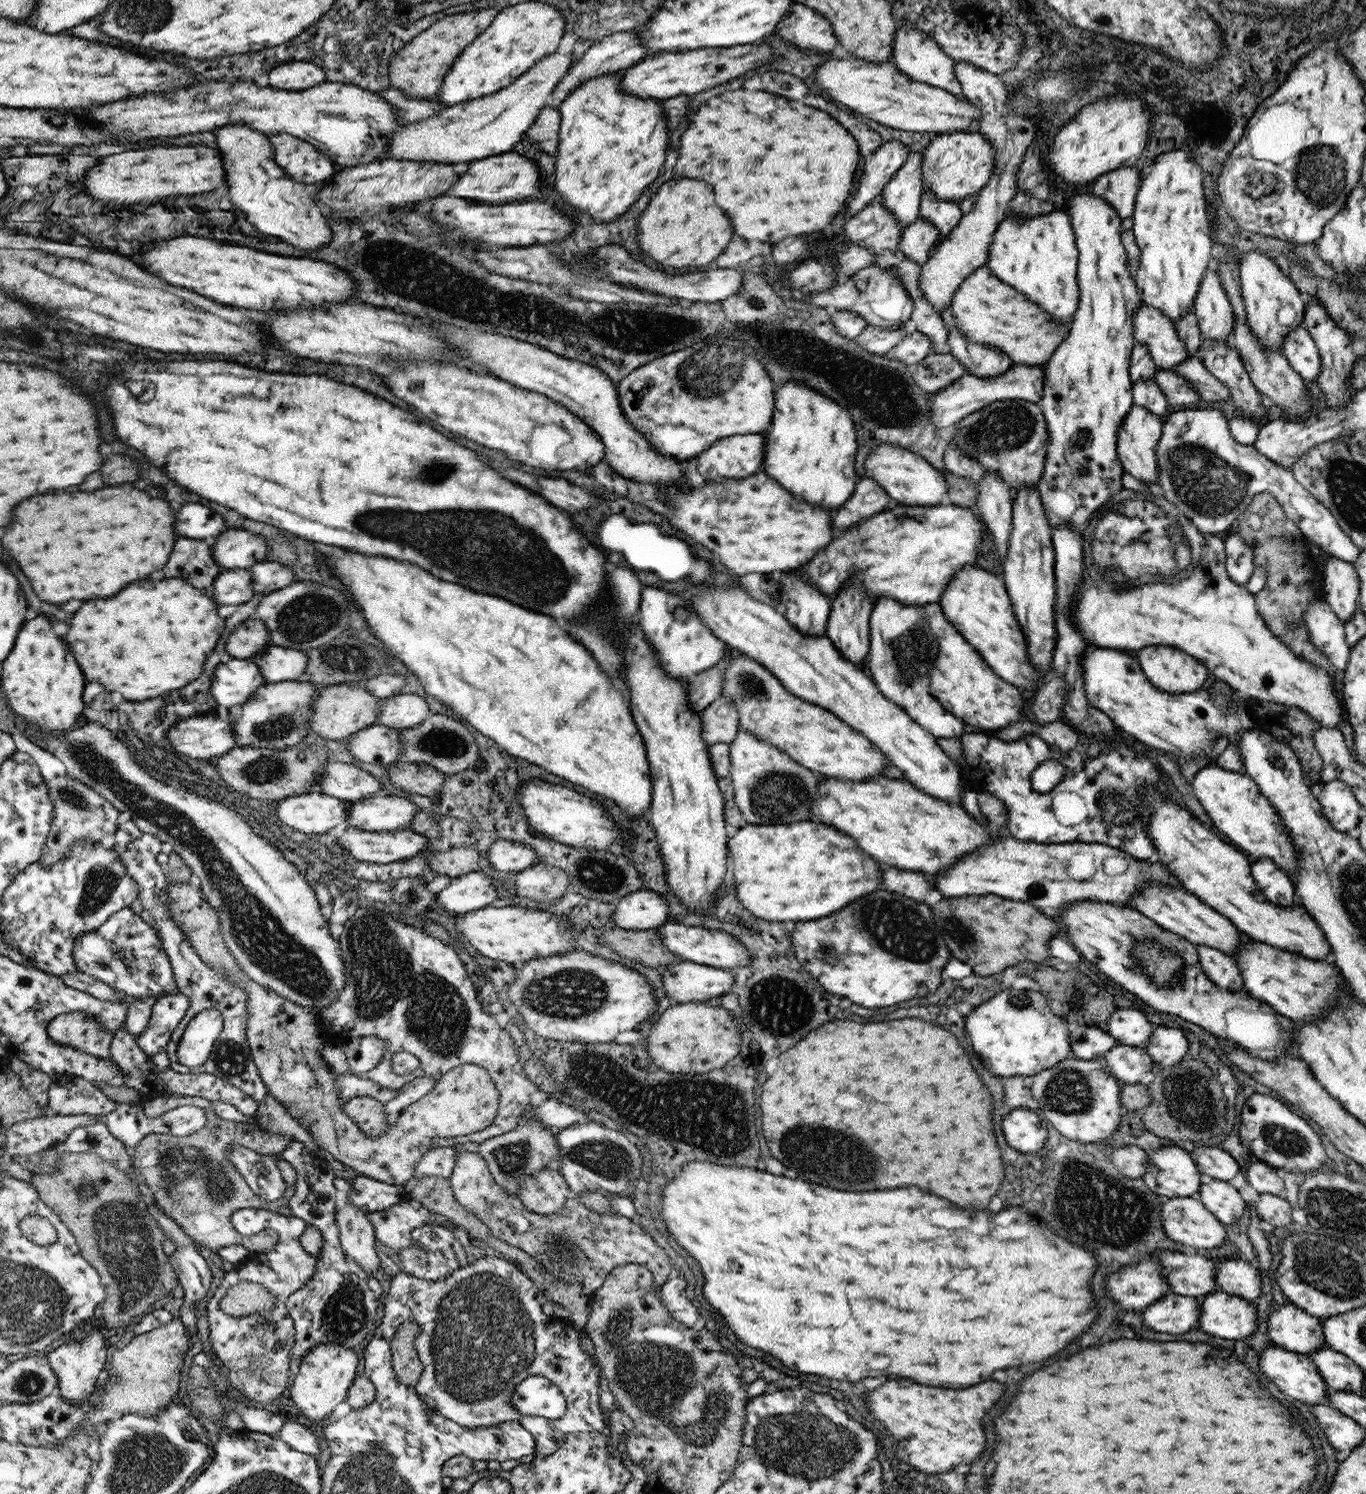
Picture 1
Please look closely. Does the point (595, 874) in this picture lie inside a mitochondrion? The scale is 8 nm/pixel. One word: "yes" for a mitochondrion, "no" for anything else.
yes

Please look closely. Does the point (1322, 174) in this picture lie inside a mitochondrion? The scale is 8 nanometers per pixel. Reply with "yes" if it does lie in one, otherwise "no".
yes

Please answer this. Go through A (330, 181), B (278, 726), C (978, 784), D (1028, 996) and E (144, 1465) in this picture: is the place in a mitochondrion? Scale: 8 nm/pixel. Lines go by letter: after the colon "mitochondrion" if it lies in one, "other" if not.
A: other
B: mitochondrion
C: other
D: mitochondrion
E: mitochondrion

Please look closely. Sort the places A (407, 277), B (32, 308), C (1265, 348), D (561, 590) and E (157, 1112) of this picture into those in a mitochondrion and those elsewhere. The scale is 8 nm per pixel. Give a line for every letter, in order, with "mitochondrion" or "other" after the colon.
A: mitochondrion
B: other
C: other
D: mitochondrion
E: other

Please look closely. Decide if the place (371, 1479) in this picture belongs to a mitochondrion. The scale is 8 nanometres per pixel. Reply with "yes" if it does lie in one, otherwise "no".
yes

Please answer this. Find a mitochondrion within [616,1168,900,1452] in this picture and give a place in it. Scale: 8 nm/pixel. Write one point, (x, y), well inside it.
(715, 1408)

